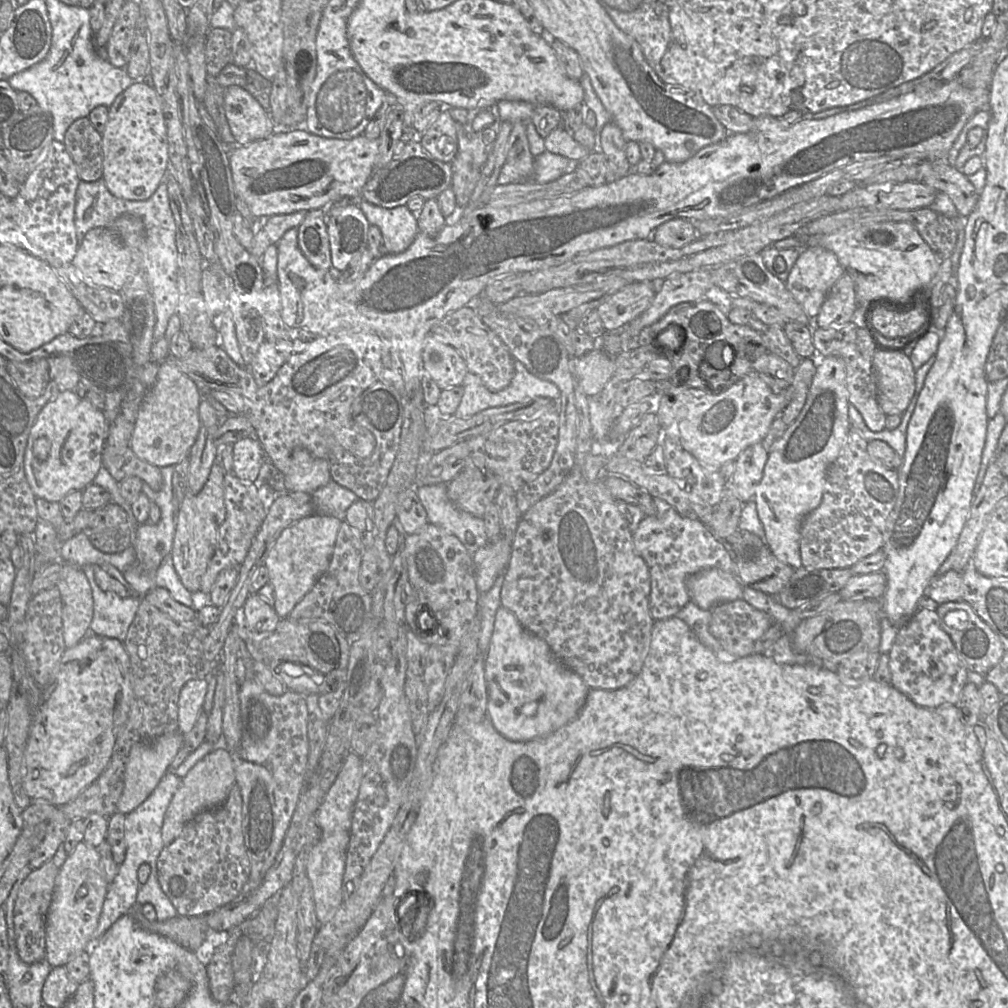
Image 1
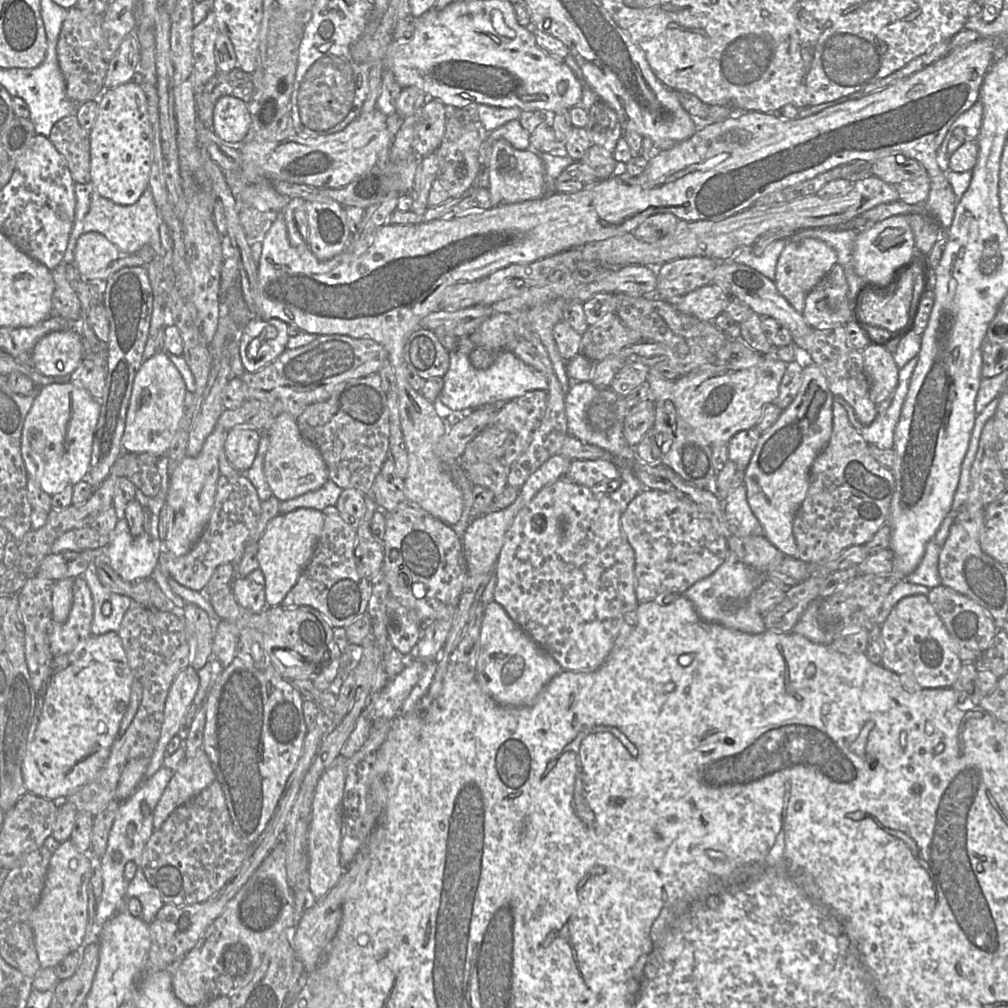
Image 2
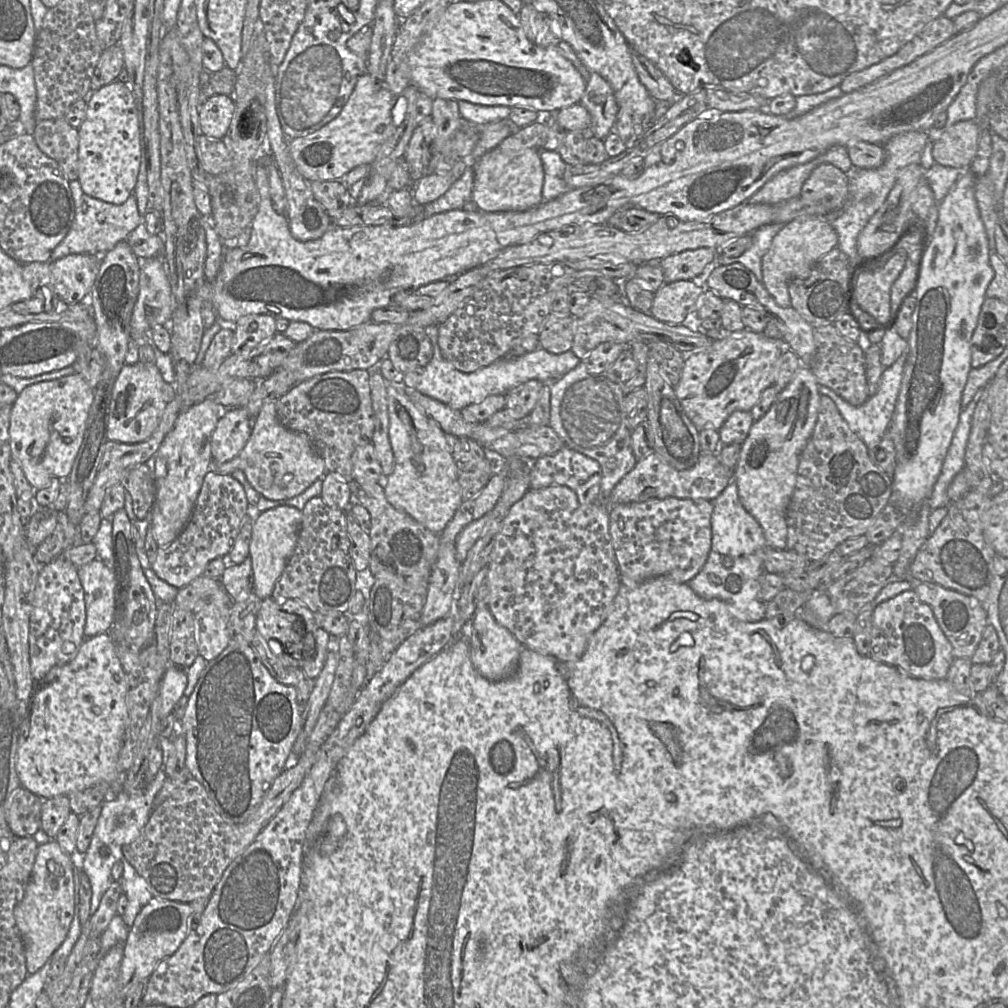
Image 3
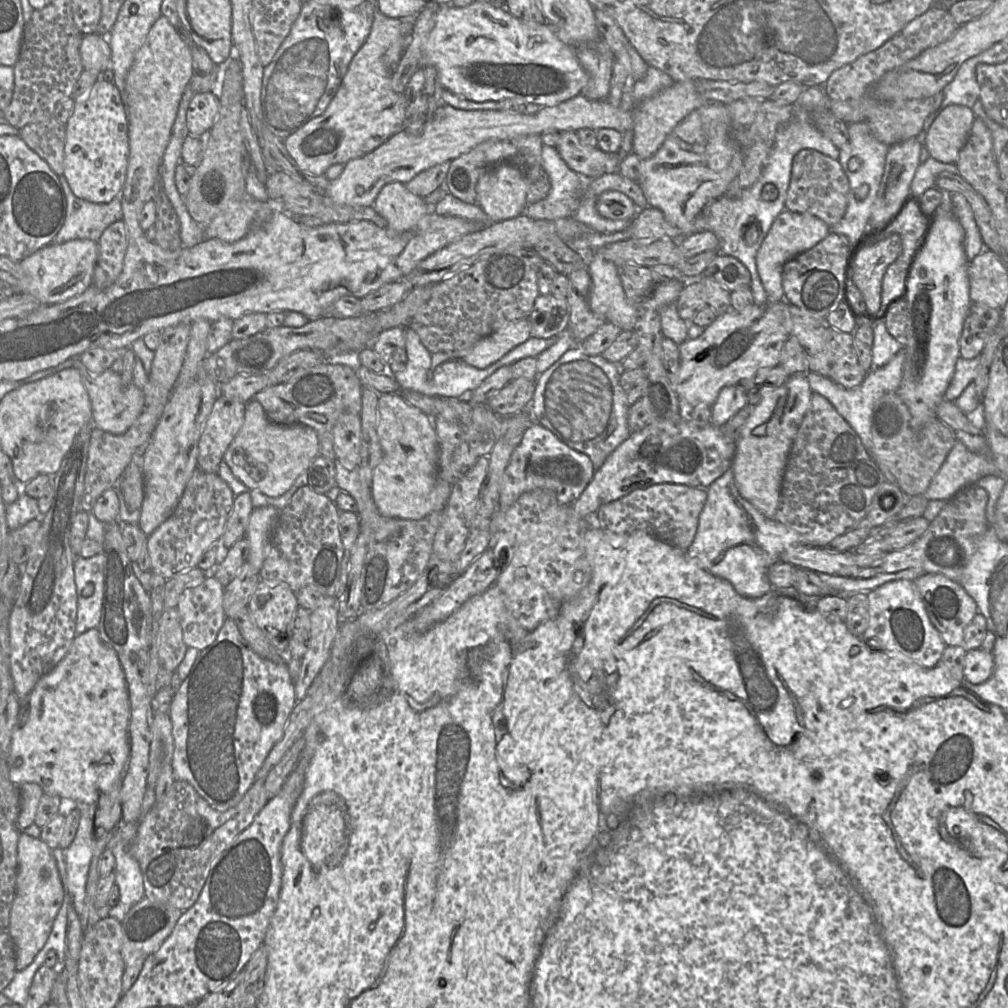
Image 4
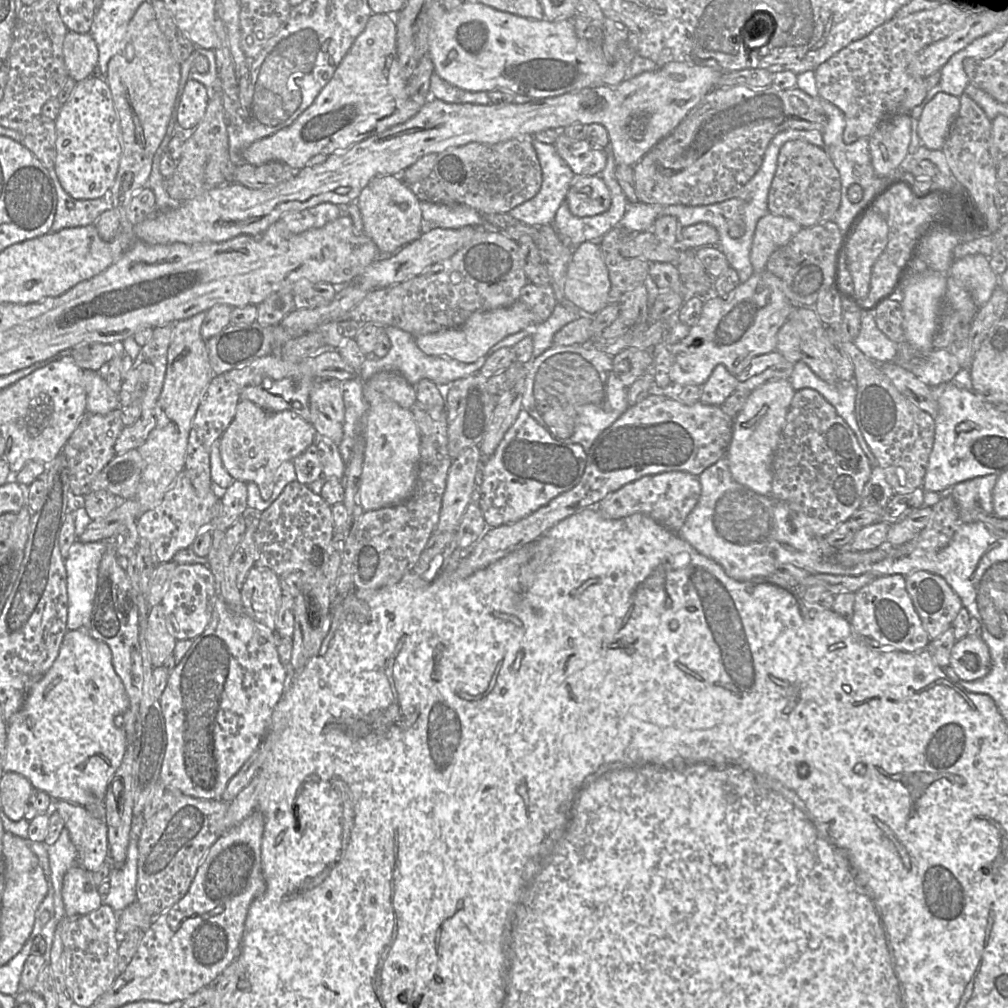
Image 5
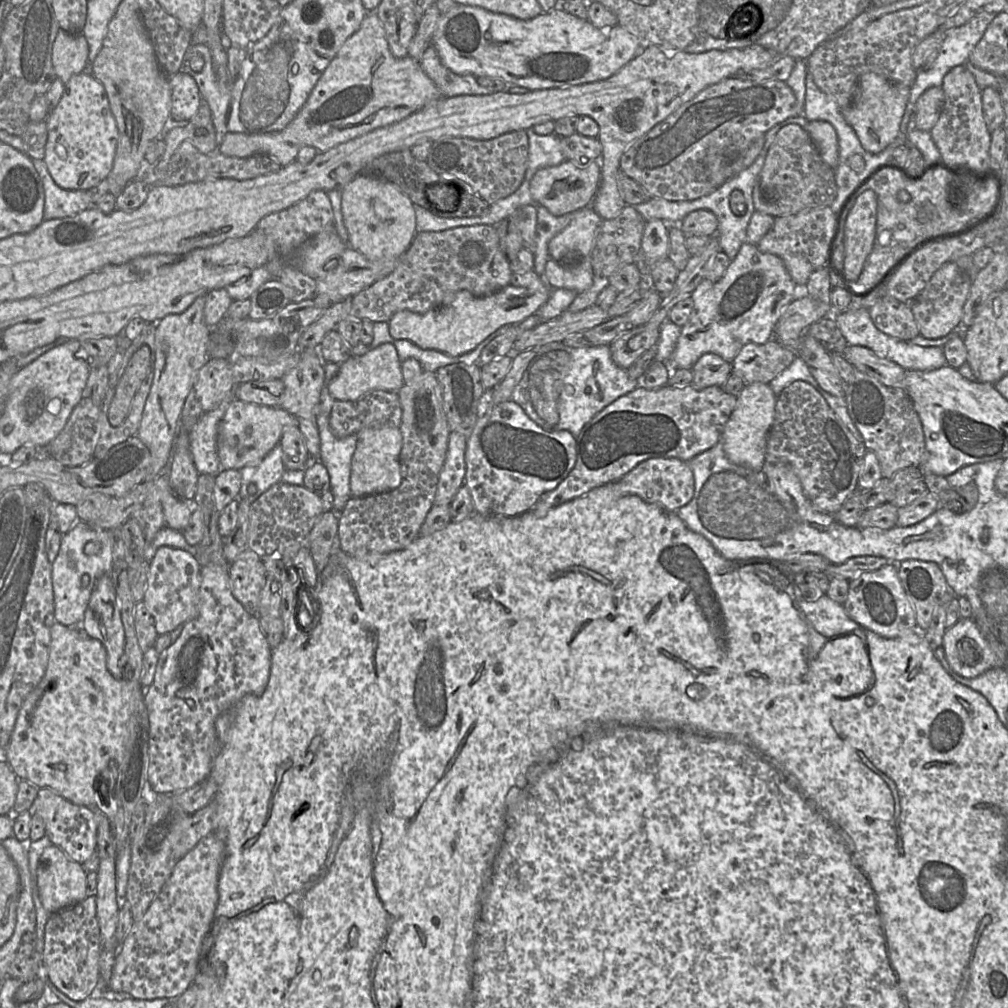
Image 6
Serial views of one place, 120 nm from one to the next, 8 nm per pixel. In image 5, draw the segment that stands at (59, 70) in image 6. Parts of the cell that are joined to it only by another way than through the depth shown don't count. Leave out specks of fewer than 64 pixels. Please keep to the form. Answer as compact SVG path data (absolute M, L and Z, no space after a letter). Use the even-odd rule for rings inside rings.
M69 31L63 43L63 57L70 78L76 82L97 72L99 50L89 33Z

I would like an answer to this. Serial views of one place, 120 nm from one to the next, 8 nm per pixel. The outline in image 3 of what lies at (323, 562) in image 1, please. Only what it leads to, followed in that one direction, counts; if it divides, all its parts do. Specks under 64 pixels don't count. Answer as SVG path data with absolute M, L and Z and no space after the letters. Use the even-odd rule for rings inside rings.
M278 506L260 512L252 527L249 557L253 571L253 592L261 599L271 597L287 560L294 551L302 522L302 511L291 506Z

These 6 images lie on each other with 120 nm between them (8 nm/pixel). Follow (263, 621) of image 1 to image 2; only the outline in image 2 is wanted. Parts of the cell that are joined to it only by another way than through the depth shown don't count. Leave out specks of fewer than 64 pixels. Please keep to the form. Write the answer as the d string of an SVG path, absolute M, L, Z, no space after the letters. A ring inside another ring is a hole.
M259 568L246 577L235 577L231 582L237 603L254 613L260 613L268 607L264 585L265 581Z

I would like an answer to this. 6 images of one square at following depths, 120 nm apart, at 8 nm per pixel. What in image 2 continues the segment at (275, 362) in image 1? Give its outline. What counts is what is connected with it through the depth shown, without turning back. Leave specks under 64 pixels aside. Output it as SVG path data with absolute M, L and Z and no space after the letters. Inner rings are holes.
M260 317L241 327L240 356L244 369L254 372L273 362L287 349L288 324Z

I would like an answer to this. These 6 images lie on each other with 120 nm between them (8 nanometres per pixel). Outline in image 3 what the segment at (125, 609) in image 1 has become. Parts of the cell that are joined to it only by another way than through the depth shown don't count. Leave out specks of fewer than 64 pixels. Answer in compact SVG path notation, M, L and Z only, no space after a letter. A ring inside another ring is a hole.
M99 558L77 569L85 592L84 635L88 638L108 632L115 614L115 574Z

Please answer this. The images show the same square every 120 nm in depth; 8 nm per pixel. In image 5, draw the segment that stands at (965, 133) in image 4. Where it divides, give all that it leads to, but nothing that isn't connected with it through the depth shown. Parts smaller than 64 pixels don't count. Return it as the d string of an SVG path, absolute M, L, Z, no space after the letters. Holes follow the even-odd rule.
M944 92L937 93L924 106L918 119L918 133L924 146L942 151L959 109L959 97Z

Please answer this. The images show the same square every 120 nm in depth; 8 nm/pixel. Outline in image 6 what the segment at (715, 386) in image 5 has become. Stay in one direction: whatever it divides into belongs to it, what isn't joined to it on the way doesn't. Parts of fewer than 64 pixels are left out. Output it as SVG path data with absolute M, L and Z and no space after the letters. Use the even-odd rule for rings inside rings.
M714 353L703 354L693 365L693 385L701 390L709 386L722 386L732 373L731 363Z

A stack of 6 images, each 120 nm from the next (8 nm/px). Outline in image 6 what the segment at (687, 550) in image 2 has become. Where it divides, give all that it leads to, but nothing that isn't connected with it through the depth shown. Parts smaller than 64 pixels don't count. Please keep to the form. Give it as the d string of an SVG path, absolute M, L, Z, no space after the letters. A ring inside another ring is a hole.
M651 458L639 463L621 479L615 482L620 492L635 495L650 504L676 513L688 504L695 492L693 471L687 461L677 458Z

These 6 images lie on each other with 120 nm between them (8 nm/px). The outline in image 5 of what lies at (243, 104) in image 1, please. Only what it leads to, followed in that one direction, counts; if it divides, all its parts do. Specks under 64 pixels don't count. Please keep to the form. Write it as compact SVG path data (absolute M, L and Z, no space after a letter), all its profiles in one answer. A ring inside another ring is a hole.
M189 79L177 107L177 122L185 130L194 130L203 119L210 101L204 85Z

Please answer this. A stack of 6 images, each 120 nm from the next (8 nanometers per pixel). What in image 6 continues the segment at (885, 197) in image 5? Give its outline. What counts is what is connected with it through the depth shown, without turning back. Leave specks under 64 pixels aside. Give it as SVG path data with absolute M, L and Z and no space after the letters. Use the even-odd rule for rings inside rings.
M943 164L926 168L918 178L908 176L897 167L884 166L875 171L854 194L873 190L877 200L876 236L873 248L865 261L860 277L847 282L847 289L853 296L867 295L877 288L890 272L922 243L934 238L953 235L968 230L991 212L992 203L981 203L964 197L960 205L950 202L950 187L955 183L955 197L965 193L957 184L958 176Z

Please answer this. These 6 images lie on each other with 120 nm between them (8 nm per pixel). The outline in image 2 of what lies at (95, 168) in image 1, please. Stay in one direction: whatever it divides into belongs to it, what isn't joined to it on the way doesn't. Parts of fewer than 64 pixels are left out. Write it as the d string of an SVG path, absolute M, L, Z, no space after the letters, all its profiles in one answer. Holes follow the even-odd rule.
M71 114L56 122L48 139L64 157L75 184L90 183L90 133L80 125L77 116Z

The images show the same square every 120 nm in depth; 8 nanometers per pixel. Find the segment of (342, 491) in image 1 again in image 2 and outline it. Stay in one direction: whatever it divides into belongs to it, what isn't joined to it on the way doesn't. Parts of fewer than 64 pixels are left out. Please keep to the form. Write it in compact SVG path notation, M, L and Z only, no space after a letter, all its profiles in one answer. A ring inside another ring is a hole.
M333 480L328 481L319 489L298 496L294 499L280 501L280 513L288 513L298 508L310 508L321 511L328 506L335 506L342 492Z

